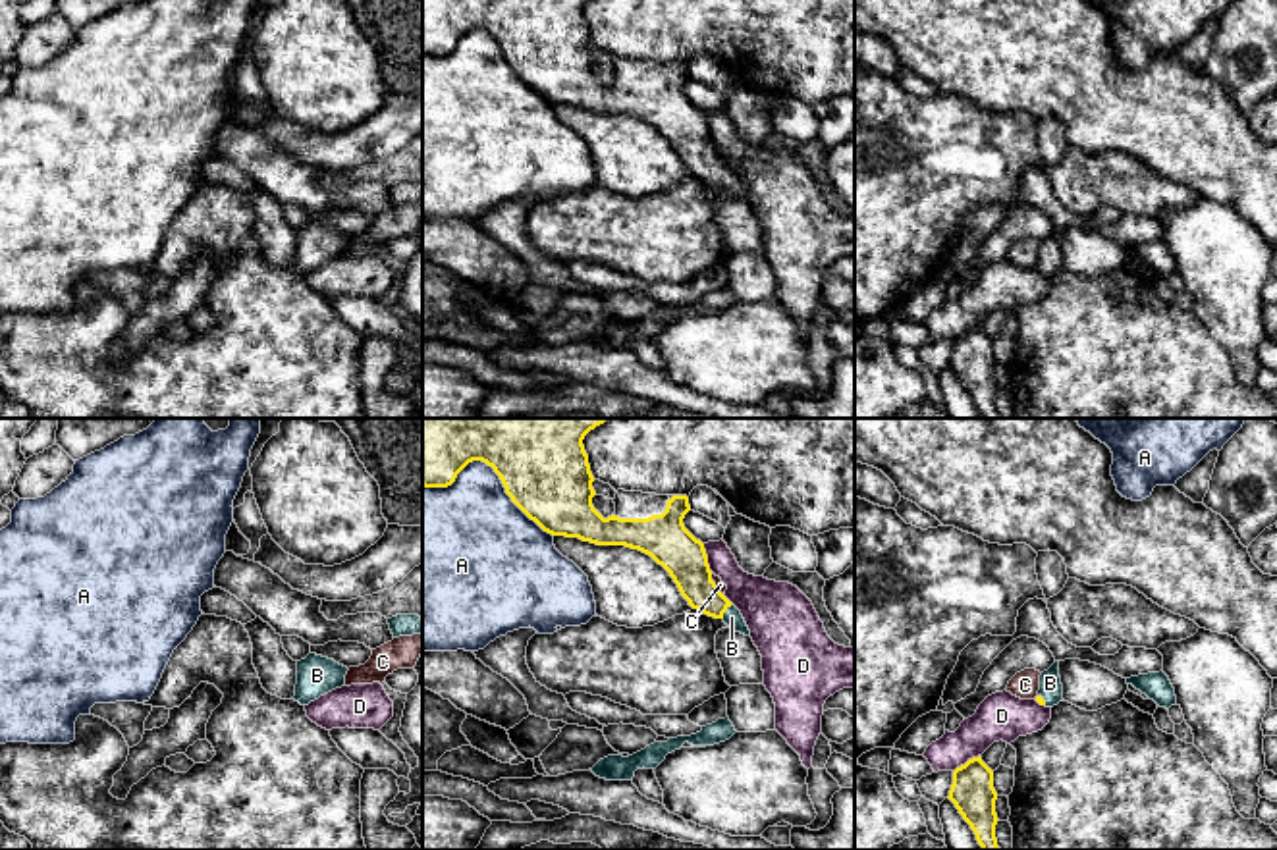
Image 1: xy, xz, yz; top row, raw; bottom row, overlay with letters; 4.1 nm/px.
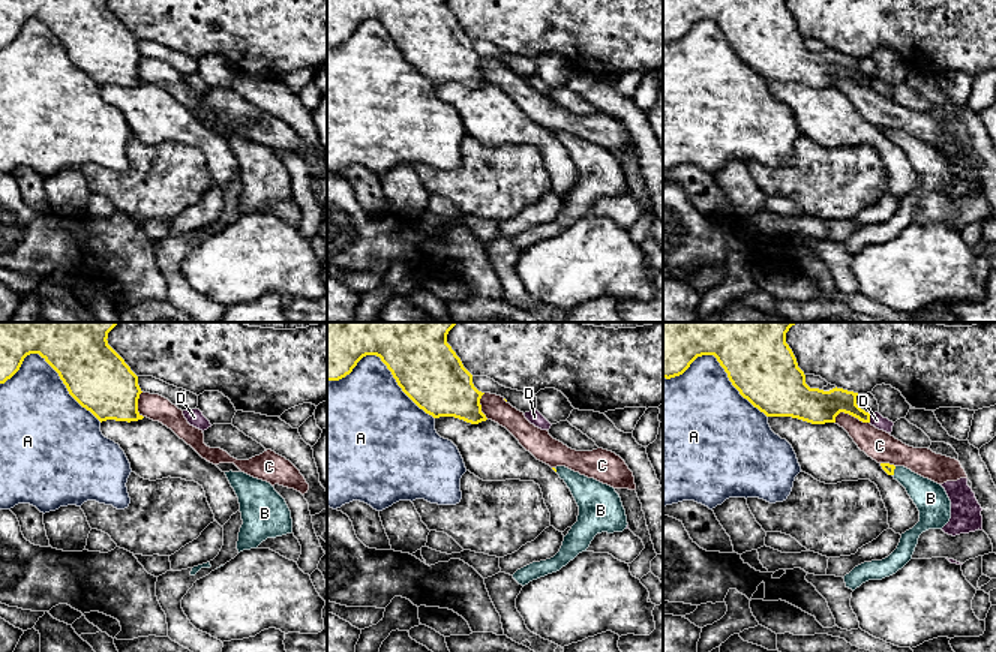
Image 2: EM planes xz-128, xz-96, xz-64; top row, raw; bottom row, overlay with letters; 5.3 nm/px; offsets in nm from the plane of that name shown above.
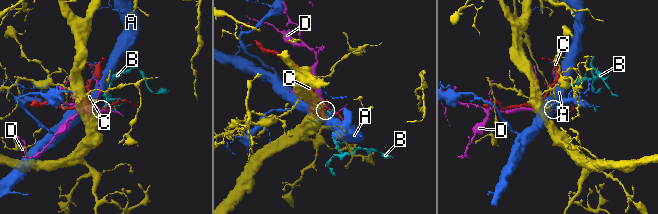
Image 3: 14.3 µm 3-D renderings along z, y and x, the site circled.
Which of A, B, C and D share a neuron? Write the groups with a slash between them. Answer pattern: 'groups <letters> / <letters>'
groups A / B / C / D

